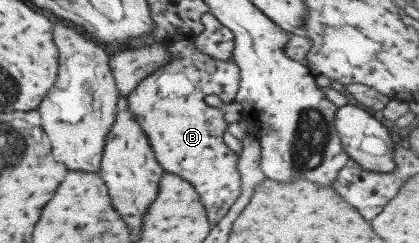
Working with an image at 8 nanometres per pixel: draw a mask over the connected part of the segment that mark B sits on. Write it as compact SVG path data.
M187 39L168 43L168 52L169 63L161 65L159 69L139 82L128 95L128 106L150 141L157 163L165 172L174 173L193 185L201 196L209 223L215 225L225 217L242 189L238 172L238 155L223 142L223 134L228 131L229 123L223 118L223 110L209 106L205 102L205 97L217 95L225 103L234 101L239 91L240 69L233 59L221 61L201 53L201 50Z

